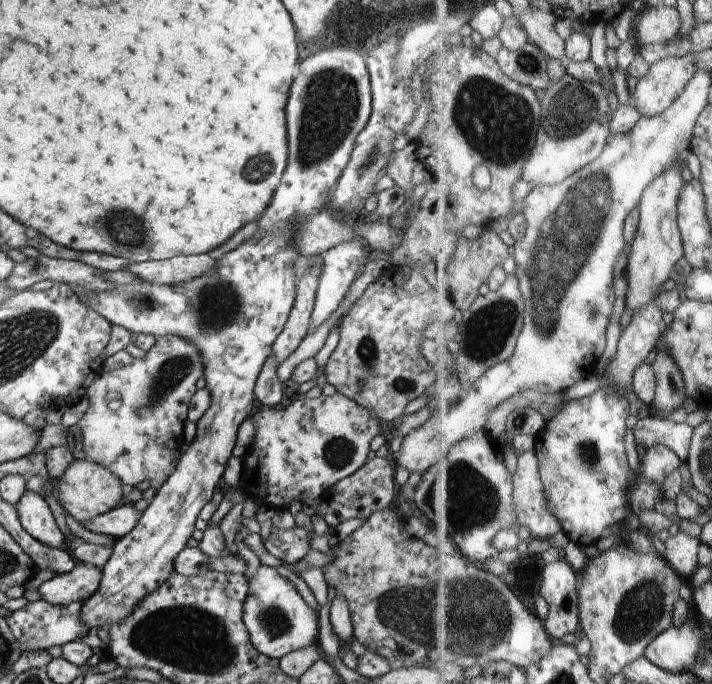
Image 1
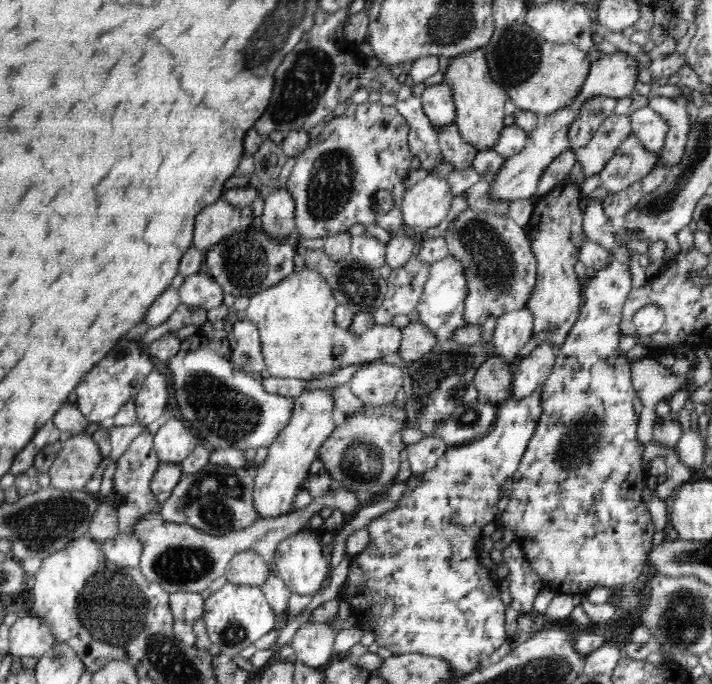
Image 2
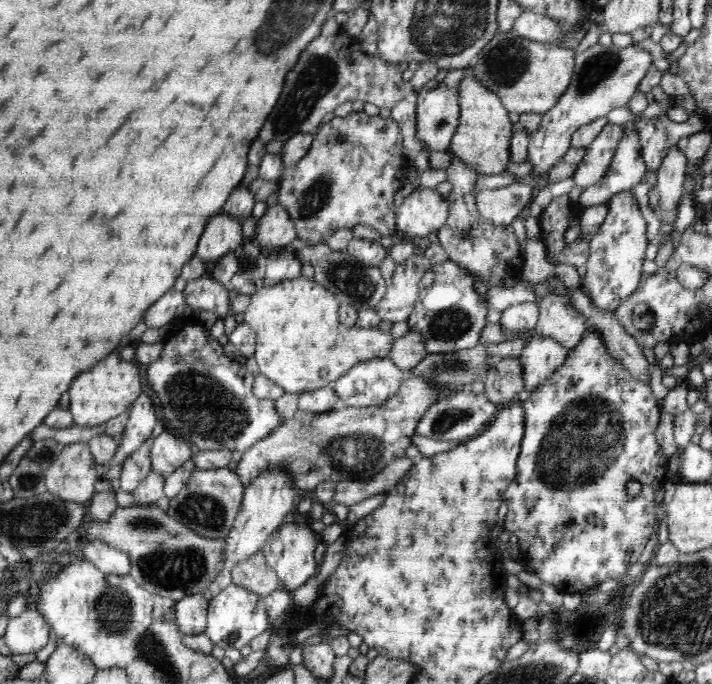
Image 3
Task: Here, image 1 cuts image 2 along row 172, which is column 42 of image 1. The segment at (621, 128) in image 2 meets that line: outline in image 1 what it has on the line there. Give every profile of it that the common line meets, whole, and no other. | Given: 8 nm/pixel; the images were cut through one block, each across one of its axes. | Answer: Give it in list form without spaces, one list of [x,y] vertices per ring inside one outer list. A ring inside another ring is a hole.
[[[76,561],[70,572],[54,575],[38,589],[41,598],[51,605],[66,606],[76,601],[83,603],[98,590],[102,577],[102,568]]]

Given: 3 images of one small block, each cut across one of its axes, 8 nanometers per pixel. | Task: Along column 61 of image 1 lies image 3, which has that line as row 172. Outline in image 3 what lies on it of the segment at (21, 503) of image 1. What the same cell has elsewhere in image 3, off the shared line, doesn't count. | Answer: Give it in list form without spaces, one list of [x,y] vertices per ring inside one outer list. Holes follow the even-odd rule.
[[[614,45],[595,46],[584,50],[575,58],[574,70],[566,93],[544,115],[538,130],[529,133],[527,162],[531,164],[531,176],[537,181],[554,166],[570,147],[574,132],[585,124],[607,117],[610,111],[629,104],[638,91],[638,84],[653,66],[654,58],[633,45],[617,48]]]

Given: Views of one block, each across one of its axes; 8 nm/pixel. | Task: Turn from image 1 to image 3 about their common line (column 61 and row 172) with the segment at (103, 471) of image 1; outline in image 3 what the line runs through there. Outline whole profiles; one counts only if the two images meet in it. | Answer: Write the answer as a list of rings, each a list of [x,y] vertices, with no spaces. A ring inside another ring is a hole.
[[[470,72],[466,74],[457,88],[460,104],[459,123],[451,138],[451,152],[468,163],[476,174],[504,173],[510,160],[510,139],[512,136],[512,121],[509,113],[502,105],[502,100]]]

